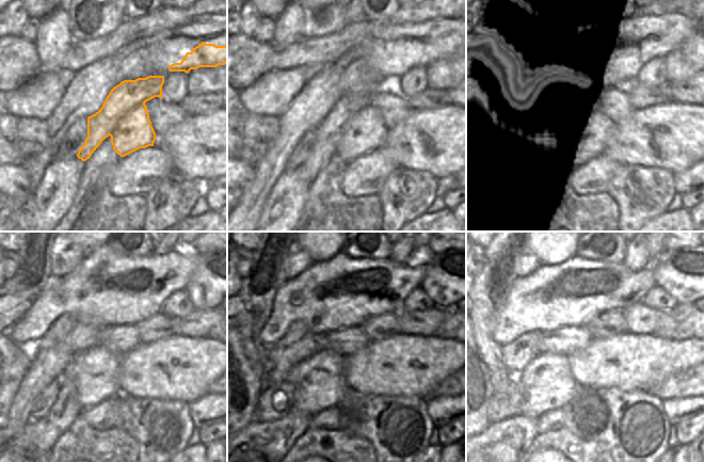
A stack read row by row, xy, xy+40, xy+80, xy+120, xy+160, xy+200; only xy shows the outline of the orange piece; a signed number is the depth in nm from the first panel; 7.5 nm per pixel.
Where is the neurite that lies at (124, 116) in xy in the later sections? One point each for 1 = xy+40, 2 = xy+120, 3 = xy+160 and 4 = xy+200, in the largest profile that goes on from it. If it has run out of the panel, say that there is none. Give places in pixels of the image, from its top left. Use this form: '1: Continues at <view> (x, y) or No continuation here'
1: Continues at xy+40 (354, 127)
2: Continues at xy+120 (92, 377)
3: Continues at xy+160 (319, 381)
4: Continues at xy+200 (547, 383).

